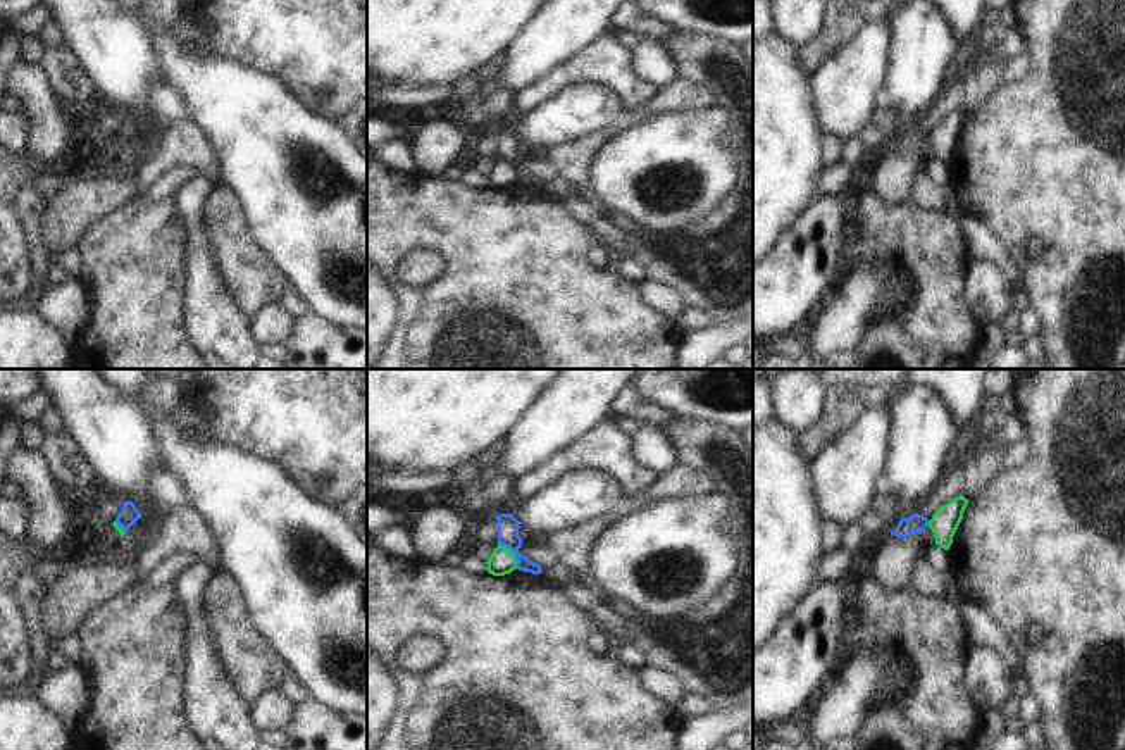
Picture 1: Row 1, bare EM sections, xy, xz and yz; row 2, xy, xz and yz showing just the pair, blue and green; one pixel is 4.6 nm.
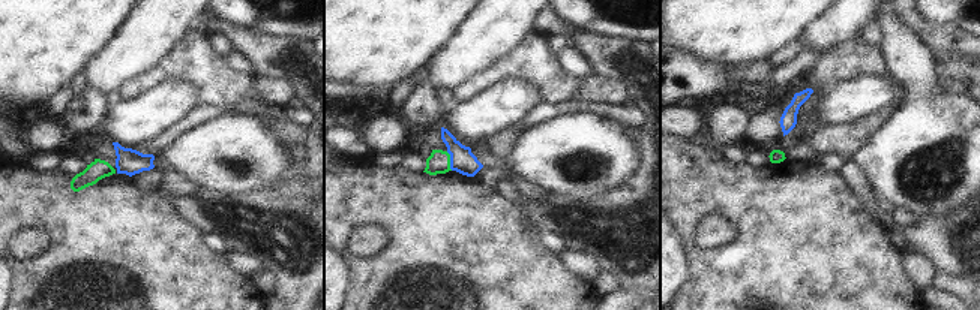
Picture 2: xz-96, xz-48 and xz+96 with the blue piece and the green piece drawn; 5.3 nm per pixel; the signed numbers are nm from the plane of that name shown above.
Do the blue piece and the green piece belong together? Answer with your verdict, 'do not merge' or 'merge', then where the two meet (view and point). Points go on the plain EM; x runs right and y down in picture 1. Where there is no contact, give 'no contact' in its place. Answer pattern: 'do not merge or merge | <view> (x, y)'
do not merge | xz (514, 168)

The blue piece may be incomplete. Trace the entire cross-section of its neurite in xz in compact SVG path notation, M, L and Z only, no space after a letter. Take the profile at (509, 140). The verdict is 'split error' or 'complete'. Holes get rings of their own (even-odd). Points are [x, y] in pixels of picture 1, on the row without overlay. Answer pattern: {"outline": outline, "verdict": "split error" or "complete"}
{"outline": "M512 128L496 129L498 134L498 159L510 162L517 172L517 183L524 186L541 188L539 178L524 171L519 162L522 160L522 152L519 150L519 134Z", "verdict": "complete"}

